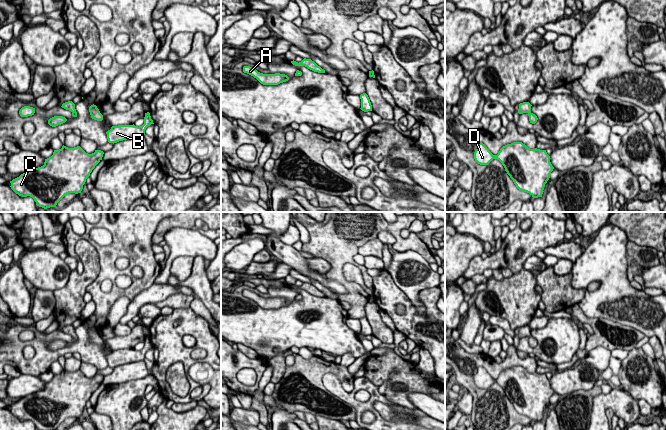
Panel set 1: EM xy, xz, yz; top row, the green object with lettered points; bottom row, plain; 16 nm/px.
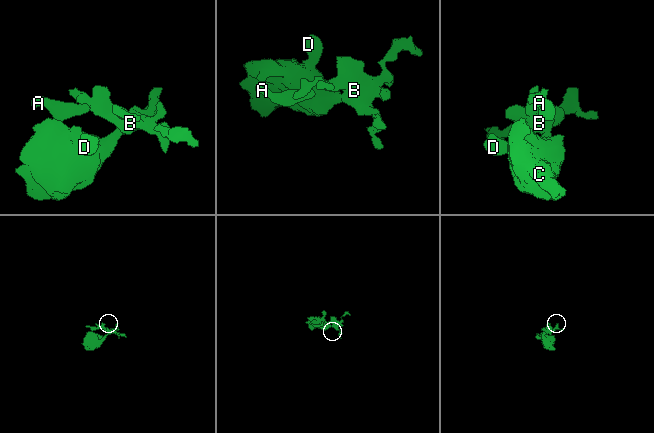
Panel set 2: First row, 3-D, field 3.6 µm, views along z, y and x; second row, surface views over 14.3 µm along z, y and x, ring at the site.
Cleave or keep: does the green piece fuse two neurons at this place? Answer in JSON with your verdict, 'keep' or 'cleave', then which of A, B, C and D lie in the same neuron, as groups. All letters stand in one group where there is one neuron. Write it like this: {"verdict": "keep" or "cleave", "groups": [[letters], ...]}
{"verdict": "keep", "groups": [["A", "B", "C", "D"]]}

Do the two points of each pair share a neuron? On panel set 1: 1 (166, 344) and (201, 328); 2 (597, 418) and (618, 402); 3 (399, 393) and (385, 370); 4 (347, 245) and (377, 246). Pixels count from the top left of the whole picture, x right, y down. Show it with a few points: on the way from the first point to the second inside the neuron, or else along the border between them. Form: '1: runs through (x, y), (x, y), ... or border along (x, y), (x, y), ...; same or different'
1: runs through (174, 335), (183, 328), (192, 328); same
2: runs through (599, 412), (609, 402), (612, 402); same
3: runs through (398, 387), (398, 383), (391, 376); same
4: border along (376, 237), (362, 244), (358, 248), (357, 253); different

